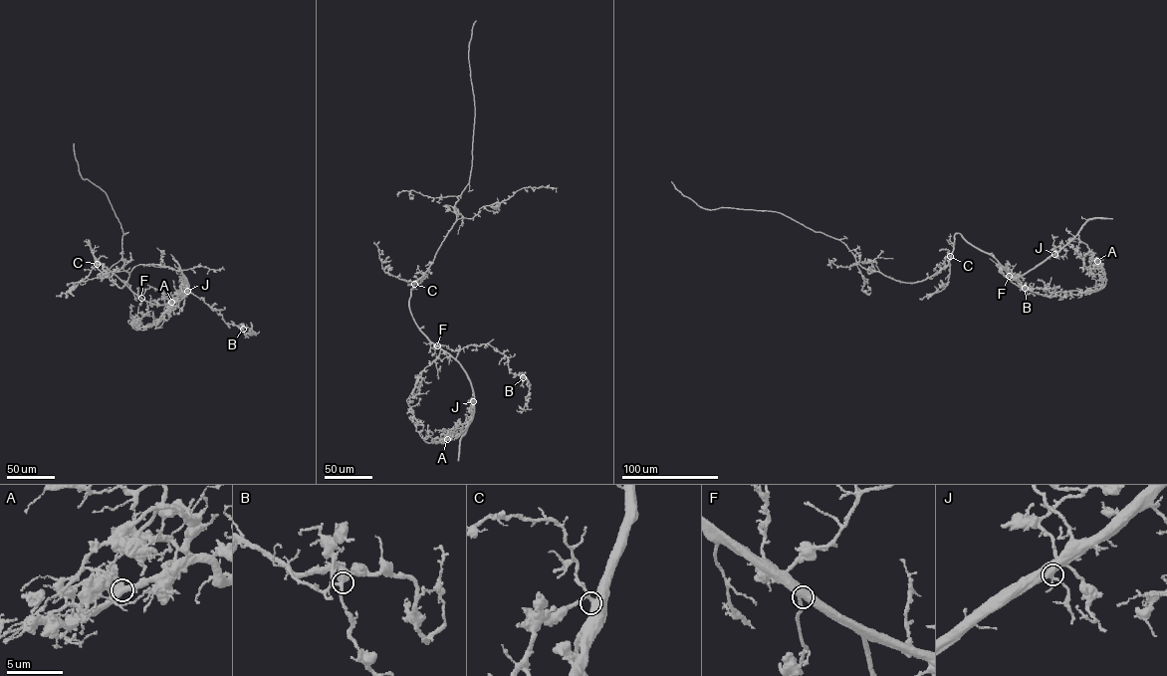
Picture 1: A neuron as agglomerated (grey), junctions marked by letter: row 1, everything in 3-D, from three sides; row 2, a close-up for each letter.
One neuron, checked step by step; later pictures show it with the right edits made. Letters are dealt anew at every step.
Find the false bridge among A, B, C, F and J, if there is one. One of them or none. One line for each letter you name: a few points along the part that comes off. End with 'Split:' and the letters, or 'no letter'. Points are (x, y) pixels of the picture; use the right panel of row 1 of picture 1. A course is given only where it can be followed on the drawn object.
Split: no letter

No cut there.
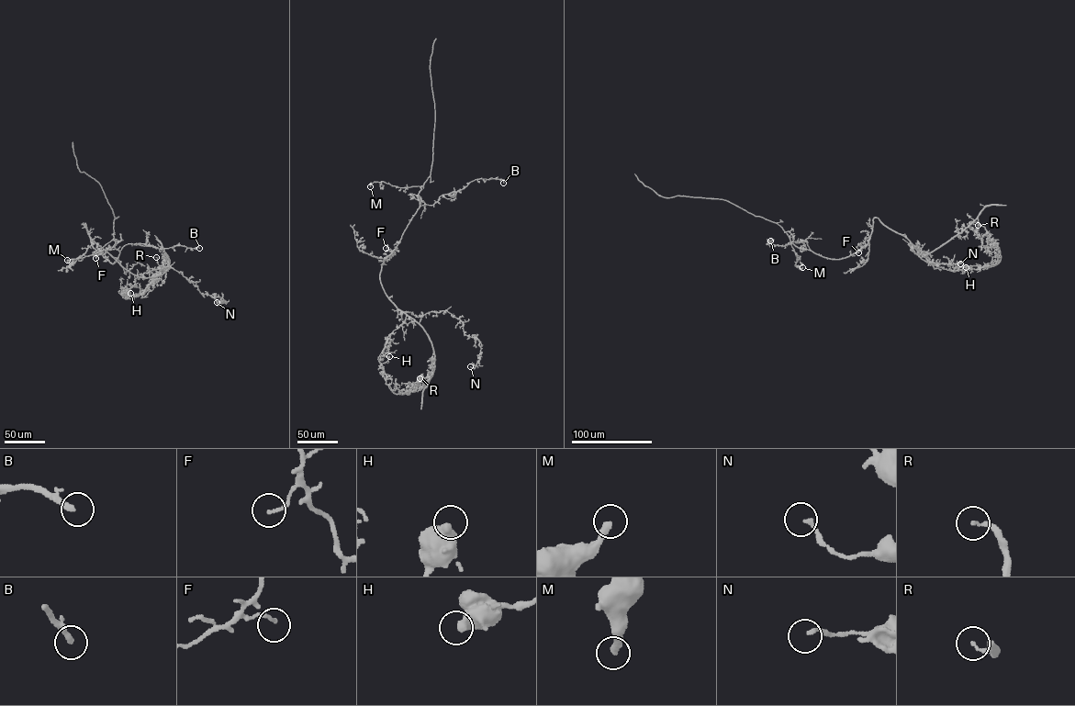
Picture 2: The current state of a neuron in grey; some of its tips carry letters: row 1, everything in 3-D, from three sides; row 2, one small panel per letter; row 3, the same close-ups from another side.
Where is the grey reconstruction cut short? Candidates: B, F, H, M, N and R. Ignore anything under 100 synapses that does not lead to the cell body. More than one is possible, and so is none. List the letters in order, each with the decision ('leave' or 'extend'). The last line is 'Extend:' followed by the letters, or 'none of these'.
B: leave
F: leave
H: leave
M: leave
N: leave
R: leave
Extend: none of these

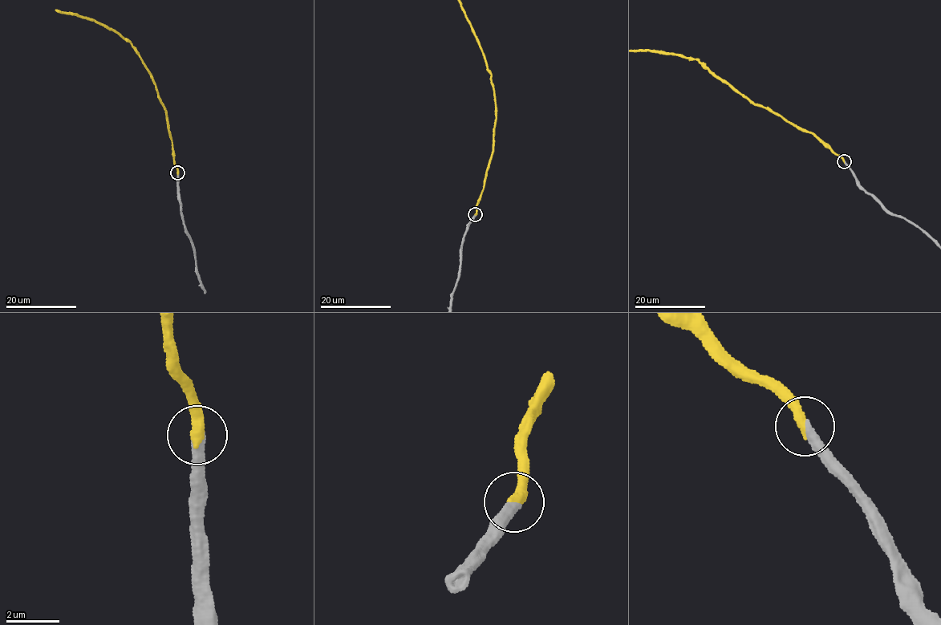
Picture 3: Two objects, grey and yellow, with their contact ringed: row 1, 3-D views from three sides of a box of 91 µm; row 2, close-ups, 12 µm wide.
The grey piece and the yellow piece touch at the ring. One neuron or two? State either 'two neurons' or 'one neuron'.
one neuron

